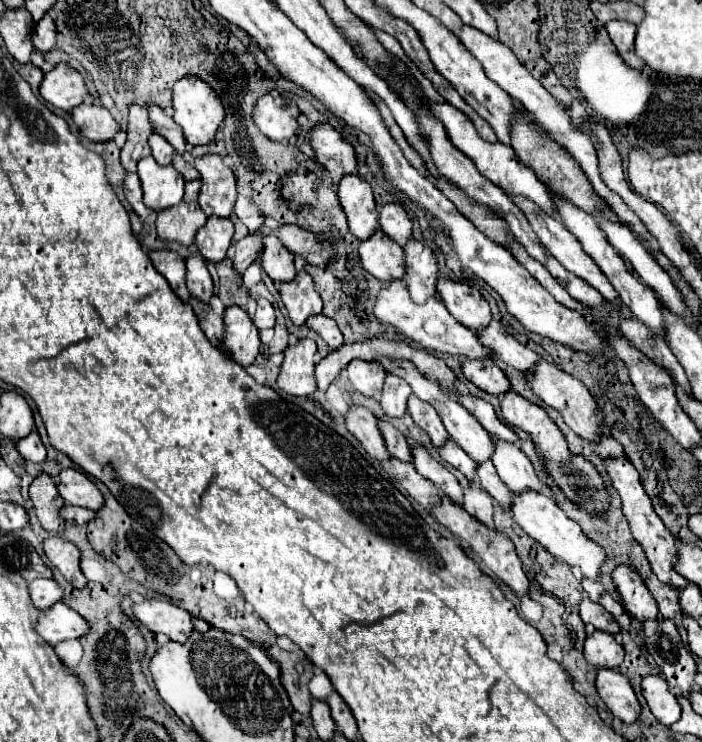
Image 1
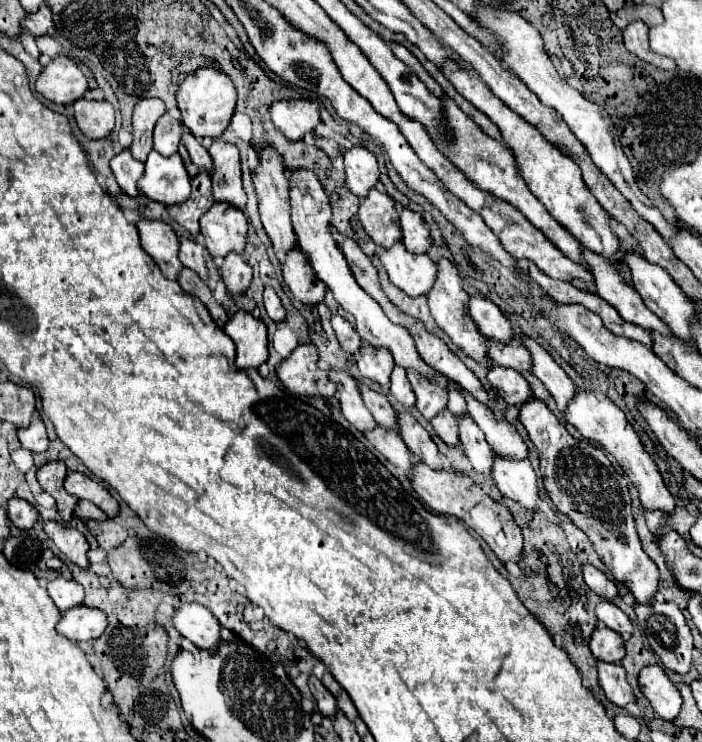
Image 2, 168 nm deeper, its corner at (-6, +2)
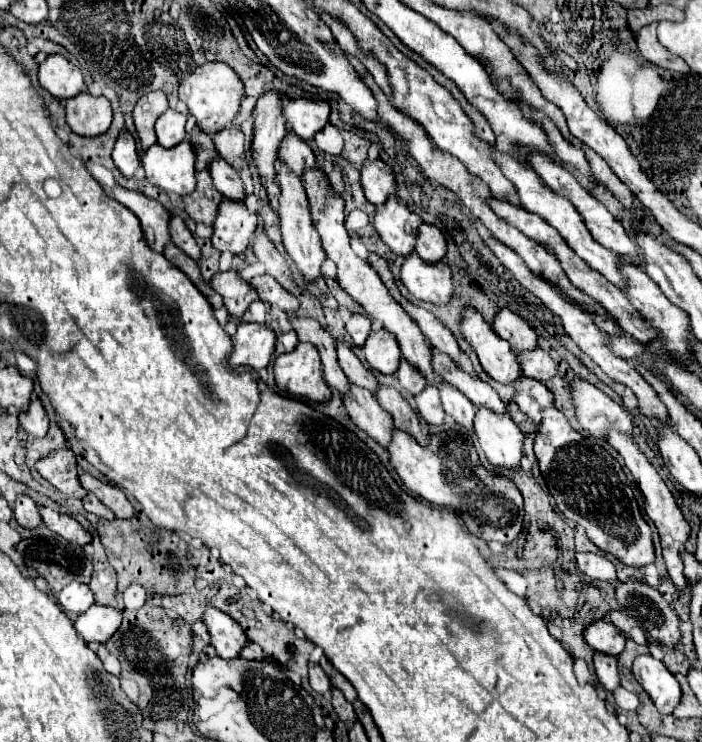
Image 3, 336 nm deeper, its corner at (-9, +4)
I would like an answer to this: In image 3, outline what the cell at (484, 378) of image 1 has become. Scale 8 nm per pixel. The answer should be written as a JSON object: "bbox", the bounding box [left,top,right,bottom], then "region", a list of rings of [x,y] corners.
{"bbox":[515,378,553,424],"region":[[[519,378],[517,380],[519,390],[515,394],[515,402],[519,404],[521,412],[527,414],[527,418],[531,418],[535,424],[541,422],[541,410],[553,406],[553,392],[549,392],[549,388],[543,382],[531,380],[531,378]]]}

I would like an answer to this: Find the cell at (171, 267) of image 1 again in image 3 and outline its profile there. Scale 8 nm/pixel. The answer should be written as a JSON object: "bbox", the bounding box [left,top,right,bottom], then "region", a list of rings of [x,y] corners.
{"bbox":[105,186,171,252],"region":[[[121,186],[105,188],[105,194],[121,202],[123,206],[127,206],[141,220],[141,228],[143,228],[149,248],[163,252],[163,246],[171,240],[169,238],[169,212],[157,200],[147,198],[141,192],[125,190]]]}

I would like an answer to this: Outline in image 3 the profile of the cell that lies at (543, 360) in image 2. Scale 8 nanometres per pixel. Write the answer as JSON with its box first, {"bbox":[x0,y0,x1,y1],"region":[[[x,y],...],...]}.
{"bbox":[571,378,633,440],"region":[[[579,378],[571,380],[571,388],[583,436],[607,440],[607,430],[621,430],[625,434],[633,432],[633,416],[599,388]]]}

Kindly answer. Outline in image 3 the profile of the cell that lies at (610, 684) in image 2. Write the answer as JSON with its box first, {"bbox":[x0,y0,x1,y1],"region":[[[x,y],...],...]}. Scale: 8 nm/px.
{"bbox":[593,652,619,690],"region":[[[595,652],[593,656],[595,662],[595,674],[599,678],[599,682],[605,686],[605,690],[613,690],[619,686],[619,672],[617,672],[617,658],[603,654],[603,652]]]}

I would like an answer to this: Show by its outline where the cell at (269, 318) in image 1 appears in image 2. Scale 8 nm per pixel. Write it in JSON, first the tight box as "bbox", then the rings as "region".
{"bbox":[264,288,286,322],"region":[[[266,288],[264,290],[264,308],[268,312],[268,316],[274,320],[274,322],[282,322],[286,318],[286,310],[280,302],[280,298],[276,296],[274,288]]]}

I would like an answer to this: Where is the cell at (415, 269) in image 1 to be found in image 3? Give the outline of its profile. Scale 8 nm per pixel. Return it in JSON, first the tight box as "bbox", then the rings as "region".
{"bbox":[461,310,521,384],"region":[[[467,310],[461,324],[463,336],[473,346],[475,354],[483,370],[501,384],[513,384],[521,376],[521,368],[517,366],[517,356],[509,348],[509,342],[501,340],[493,328],[483,322],[481,314],[475,310]]]}

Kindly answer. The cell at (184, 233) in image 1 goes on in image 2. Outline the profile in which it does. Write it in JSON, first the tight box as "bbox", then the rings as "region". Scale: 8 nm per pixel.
{"bbox":[168,172,214,238],"region":[[[200,172],[196,178],[192,178],[190,198],[182,204],[168,206],[168,214],[196,238],[200,234],[198,220],[202,214],[206,214],[210,210],[212,204],[214,204],[214,200],[212,200],[212,192],[210,192],[210,174]]]}

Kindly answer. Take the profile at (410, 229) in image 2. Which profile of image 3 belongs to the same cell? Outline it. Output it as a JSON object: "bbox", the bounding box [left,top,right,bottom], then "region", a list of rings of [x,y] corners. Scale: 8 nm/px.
{"bbox":[415,224,447,262],"region":[[[421,224],[419,226],[419,236],[417,236],[417,246],[415,252],[425,260],[425,262],[439,262],[447,254],[447,242],[443,232],[437,226],[431,224]]]}

